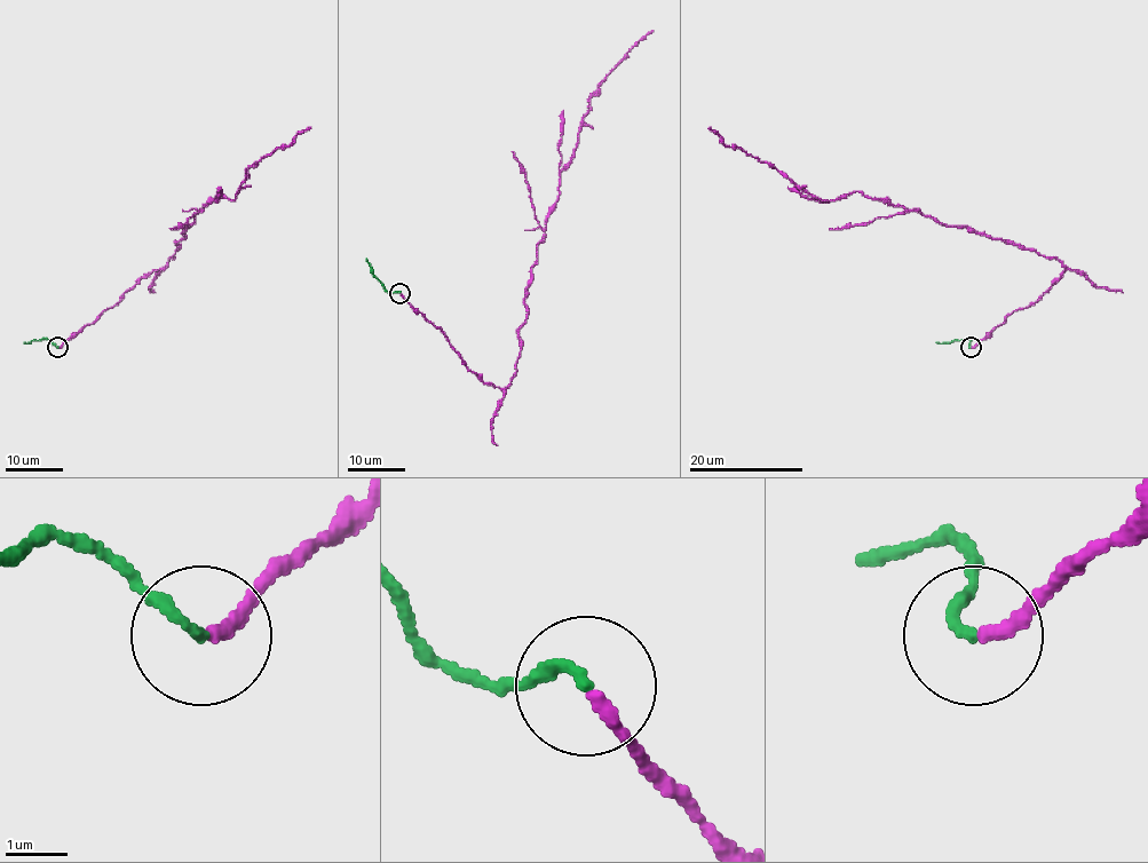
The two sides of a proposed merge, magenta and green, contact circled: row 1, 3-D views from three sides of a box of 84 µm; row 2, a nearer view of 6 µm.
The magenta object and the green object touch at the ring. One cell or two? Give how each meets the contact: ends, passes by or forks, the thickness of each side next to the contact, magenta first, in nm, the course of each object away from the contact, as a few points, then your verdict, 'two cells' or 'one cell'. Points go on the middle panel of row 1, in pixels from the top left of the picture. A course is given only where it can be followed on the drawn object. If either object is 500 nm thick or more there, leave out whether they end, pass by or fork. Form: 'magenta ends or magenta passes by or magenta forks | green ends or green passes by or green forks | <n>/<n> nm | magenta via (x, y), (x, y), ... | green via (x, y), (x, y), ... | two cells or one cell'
magenta ends | green ends | 220/180 nm | magenta via (401, 294), (484, 382), (505, 388), (511, 382), (528, 313), (530, 267), (588, 100), (652, 30) | green via (401, 292), (387, 291), (366, 259) | two cells

